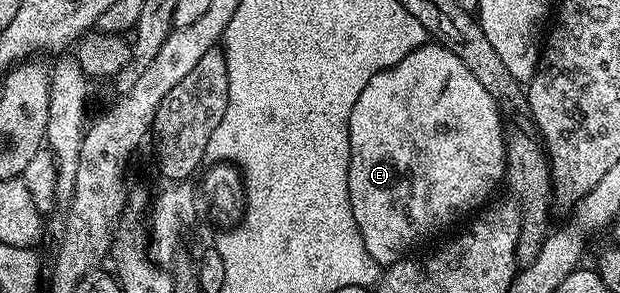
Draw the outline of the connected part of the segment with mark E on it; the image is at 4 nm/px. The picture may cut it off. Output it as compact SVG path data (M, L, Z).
M426 45L407 53L403 61L399 61L394 67L383 69L367 81L367 86L363 93L359 93L359 101L355 101L355 109L351 109L349 118L349 144L351 145L351 161L349 162L349 196L351 197L351 213L355 217L355 225L359 225L359 233L363 237L363 245L367 253L379 265L388 265L397 263L399 260L406 258L409 251L416 245L420 239L429 239L432 235L440 233L444 227L452 225L456 219L464 220L472 216L478 209L486 206L490 202L493 190L497 186L502 186L505 179L505 141L507 138L506 128L501 128L501 111L497 100L479 85L479 77L467 69L445 47L436 45Z

